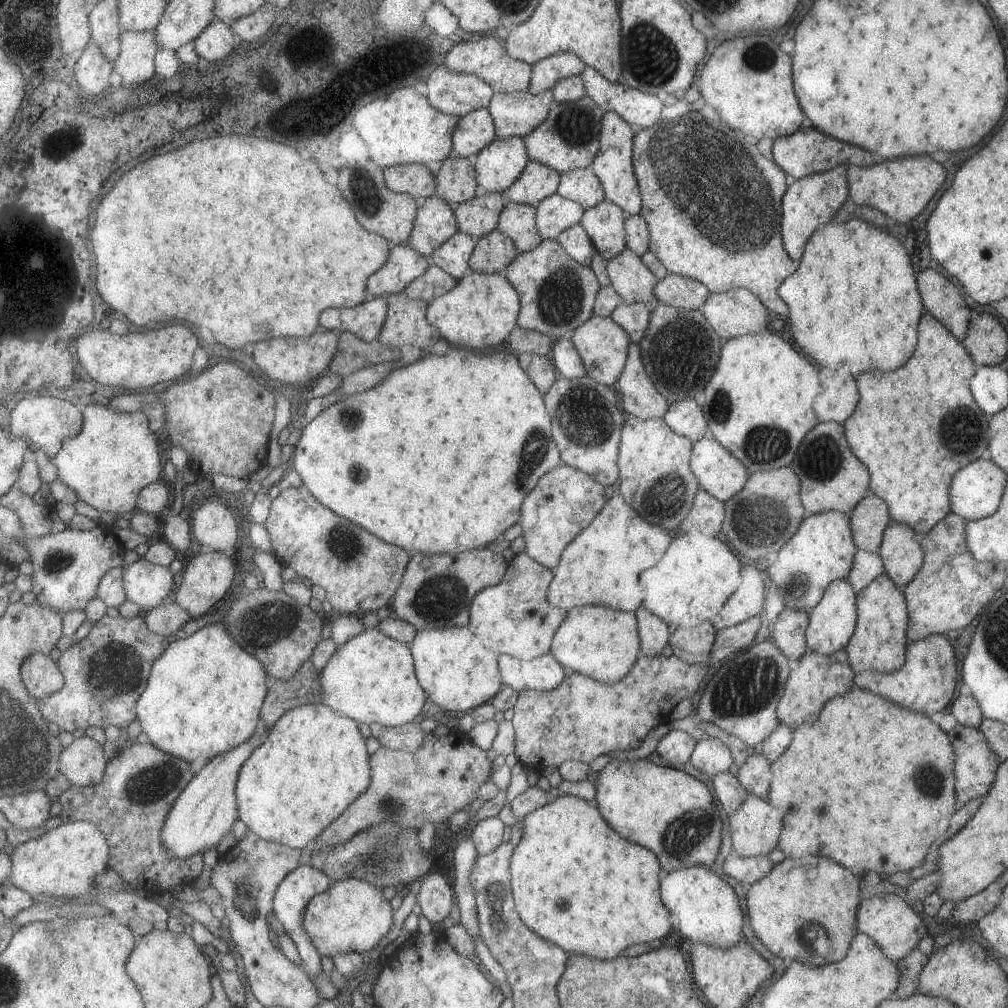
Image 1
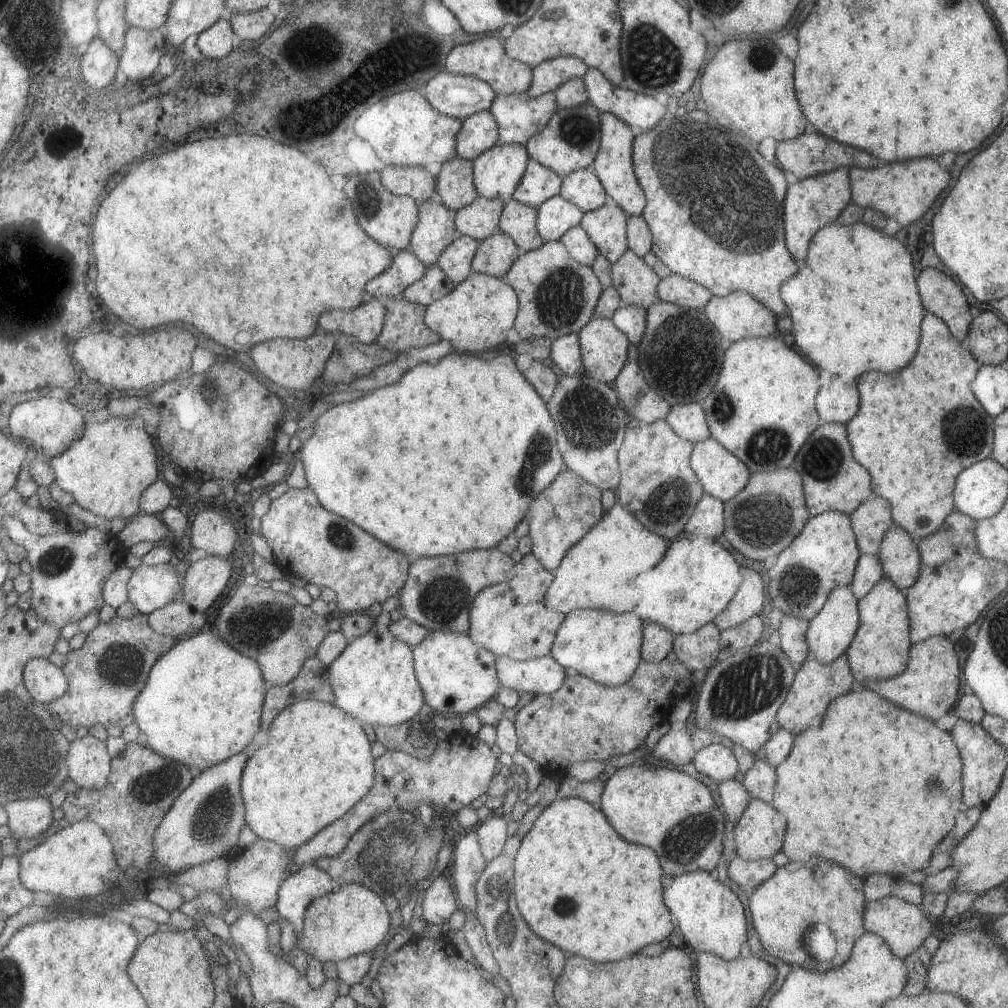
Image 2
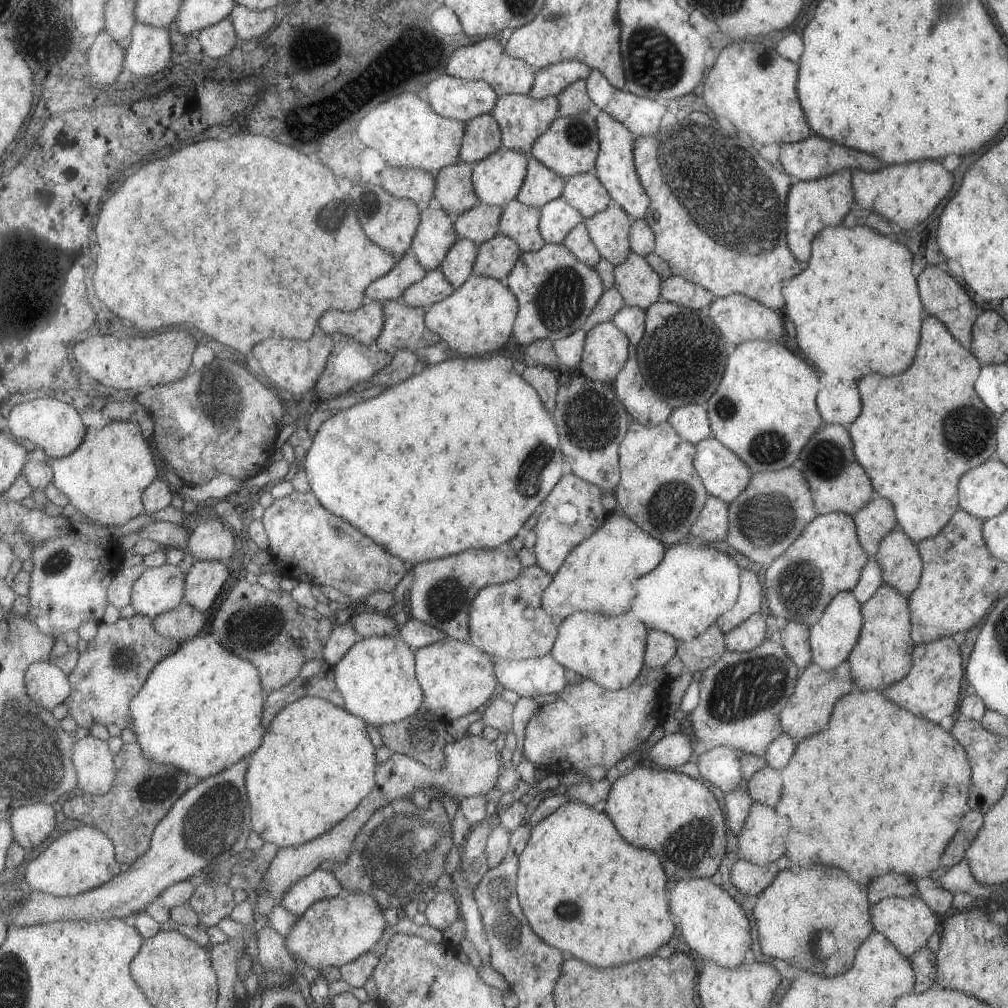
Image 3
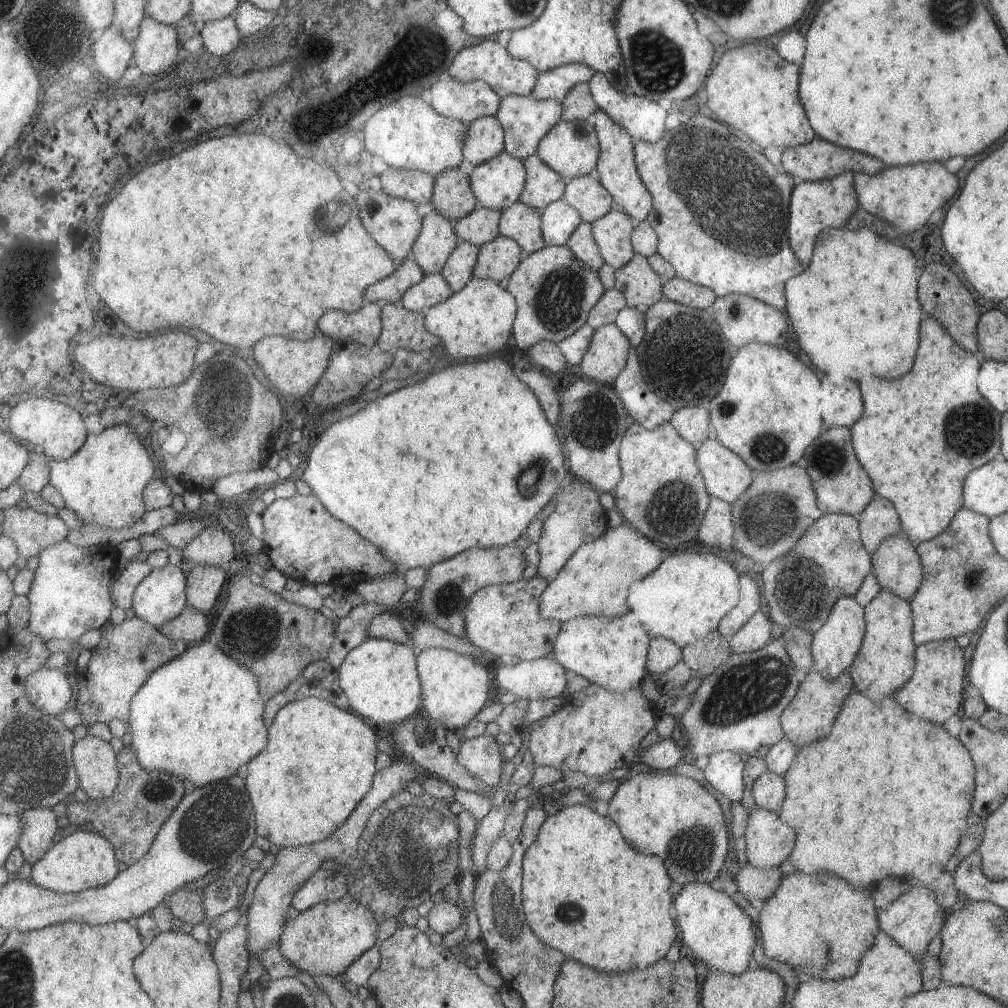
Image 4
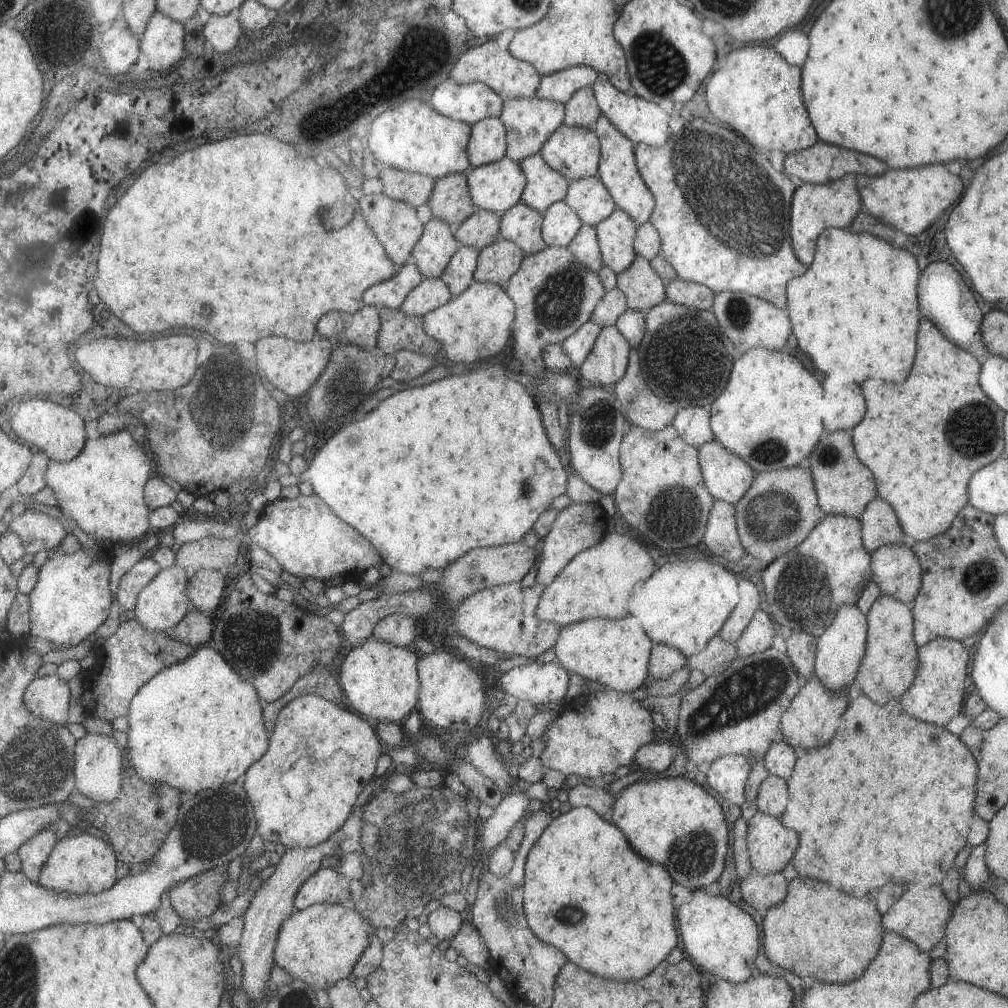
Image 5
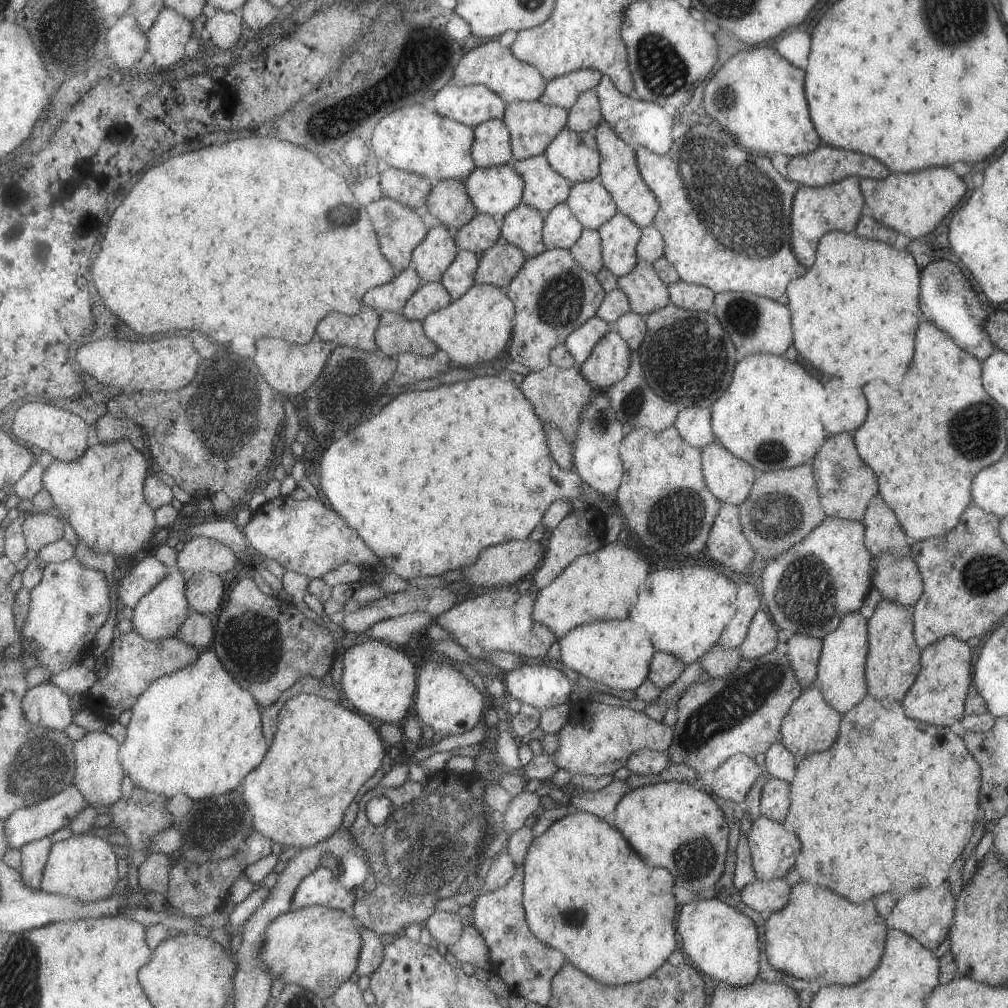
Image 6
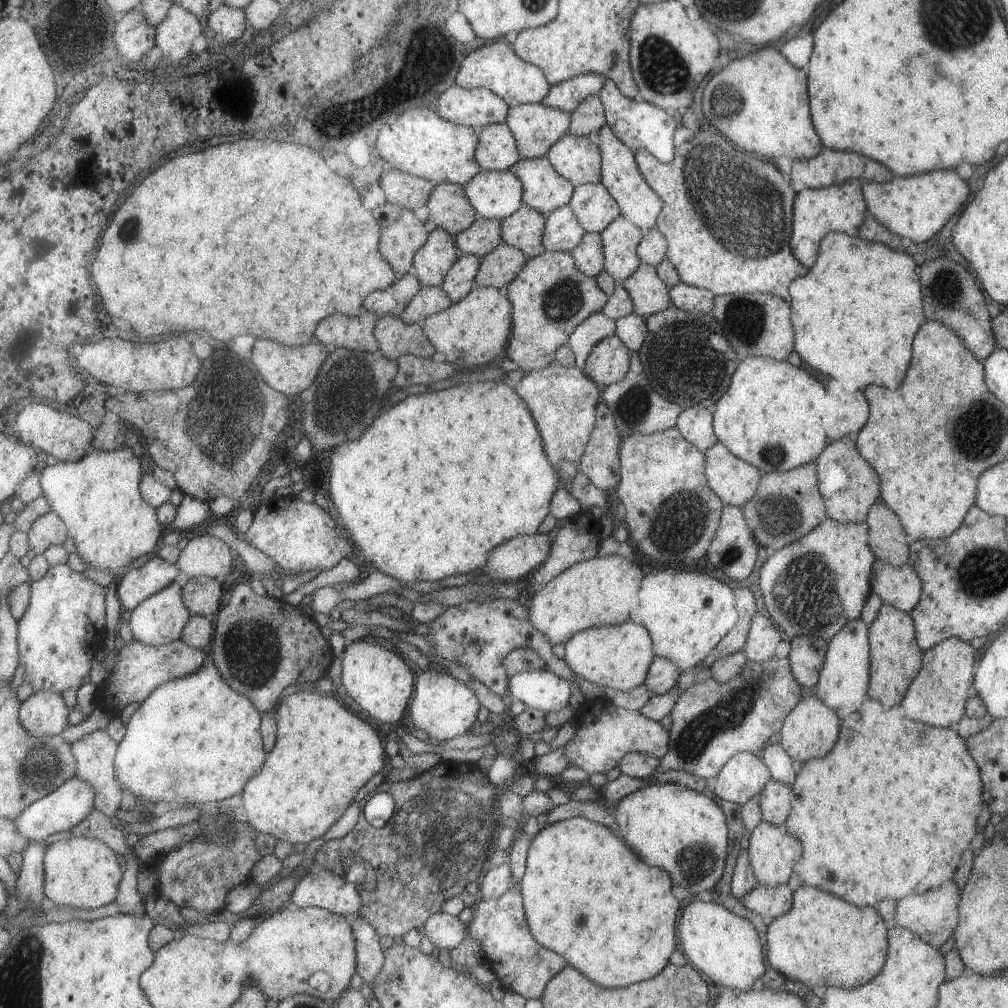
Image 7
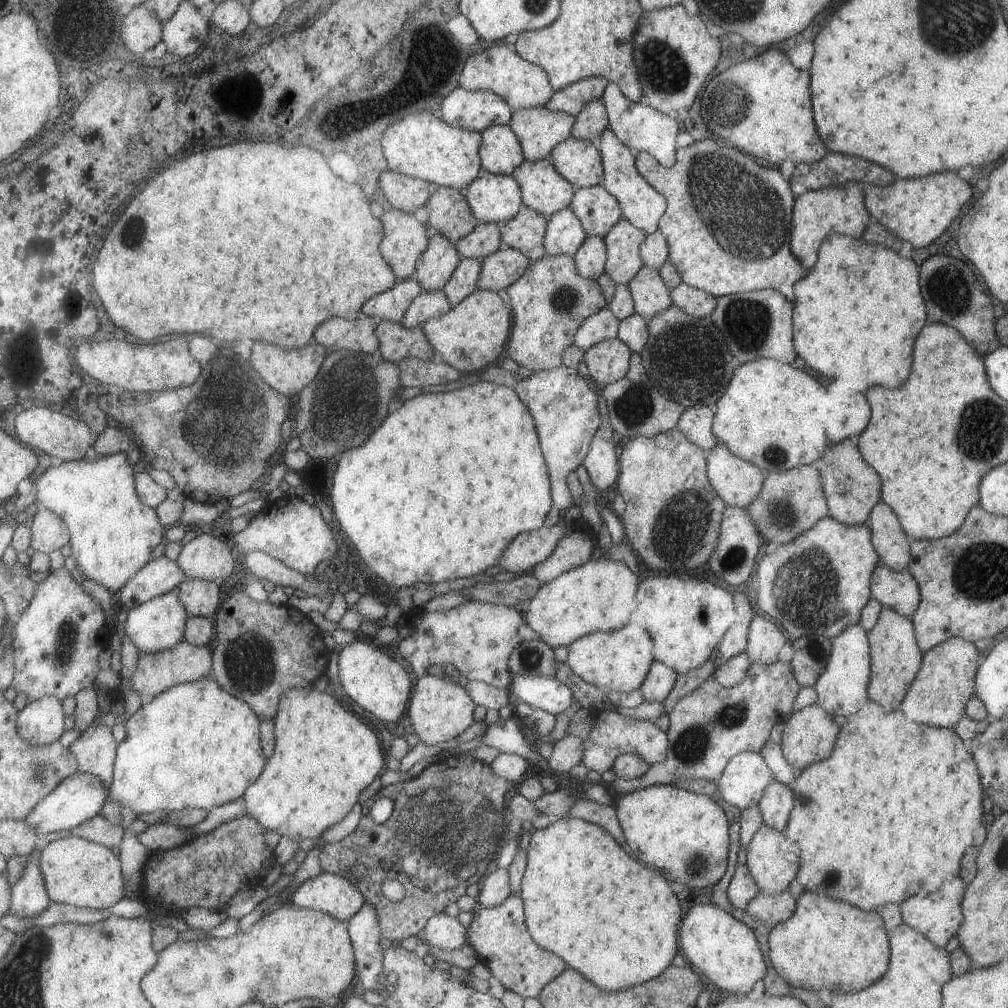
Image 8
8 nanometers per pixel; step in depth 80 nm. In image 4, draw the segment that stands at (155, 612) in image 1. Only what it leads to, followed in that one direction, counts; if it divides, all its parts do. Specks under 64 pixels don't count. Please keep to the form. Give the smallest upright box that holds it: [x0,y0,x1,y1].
[159,605,209,645]

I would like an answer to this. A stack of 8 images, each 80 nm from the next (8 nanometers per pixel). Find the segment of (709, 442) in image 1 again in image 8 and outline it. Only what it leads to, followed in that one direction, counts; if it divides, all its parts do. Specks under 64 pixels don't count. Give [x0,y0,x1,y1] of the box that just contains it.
[706,443,764,508]

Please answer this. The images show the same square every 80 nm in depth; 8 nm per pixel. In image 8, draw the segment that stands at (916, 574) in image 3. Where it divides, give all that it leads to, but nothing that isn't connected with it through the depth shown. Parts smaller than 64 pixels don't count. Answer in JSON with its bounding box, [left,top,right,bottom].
[870,563,920,620]

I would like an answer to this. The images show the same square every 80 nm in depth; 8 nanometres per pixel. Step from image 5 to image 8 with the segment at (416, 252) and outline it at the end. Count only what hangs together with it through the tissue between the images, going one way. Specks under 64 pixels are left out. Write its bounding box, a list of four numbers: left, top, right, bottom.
[413,234,460,291]

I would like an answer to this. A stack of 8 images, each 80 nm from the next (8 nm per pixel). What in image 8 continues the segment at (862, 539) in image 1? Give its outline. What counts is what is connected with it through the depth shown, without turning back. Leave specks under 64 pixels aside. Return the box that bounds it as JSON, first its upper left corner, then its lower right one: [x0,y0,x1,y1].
[865,500,910,572]

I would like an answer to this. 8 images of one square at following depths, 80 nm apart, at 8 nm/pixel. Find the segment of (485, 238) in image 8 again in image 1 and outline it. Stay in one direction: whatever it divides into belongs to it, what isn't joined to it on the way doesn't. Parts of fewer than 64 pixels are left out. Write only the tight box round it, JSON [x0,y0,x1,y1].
[453,191,504,239]

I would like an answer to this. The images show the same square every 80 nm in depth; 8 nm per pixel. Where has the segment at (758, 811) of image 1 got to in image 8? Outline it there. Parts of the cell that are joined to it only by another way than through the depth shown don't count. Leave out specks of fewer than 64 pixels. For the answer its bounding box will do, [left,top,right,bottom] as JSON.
[745,824,800,895]

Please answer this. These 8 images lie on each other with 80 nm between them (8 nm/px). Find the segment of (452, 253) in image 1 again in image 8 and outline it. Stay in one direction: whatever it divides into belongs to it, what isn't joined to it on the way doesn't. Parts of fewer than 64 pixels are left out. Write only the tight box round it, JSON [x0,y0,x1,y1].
[442,257,480,307]

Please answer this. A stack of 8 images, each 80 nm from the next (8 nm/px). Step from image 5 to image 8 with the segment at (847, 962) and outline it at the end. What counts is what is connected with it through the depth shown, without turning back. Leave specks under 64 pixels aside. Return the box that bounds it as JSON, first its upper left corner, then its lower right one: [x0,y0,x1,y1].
[768,891,890,993]

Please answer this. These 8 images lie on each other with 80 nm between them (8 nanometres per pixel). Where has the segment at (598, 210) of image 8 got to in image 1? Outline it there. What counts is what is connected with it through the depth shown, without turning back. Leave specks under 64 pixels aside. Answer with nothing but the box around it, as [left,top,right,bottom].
[556,167,605,210]

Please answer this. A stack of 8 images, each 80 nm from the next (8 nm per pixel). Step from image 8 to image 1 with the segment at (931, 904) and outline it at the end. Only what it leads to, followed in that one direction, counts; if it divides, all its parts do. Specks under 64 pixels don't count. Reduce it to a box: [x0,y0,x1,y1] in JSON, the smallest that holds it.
[856,894,927,961]

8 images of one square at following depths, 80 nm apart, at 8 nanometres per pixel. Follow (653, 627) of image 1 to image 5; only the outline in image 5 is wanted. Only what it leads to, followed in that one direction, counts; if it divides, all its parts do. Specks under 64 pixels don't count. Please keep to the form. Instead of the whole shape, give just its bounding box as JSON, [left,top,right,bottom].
[648,645,688,679]

